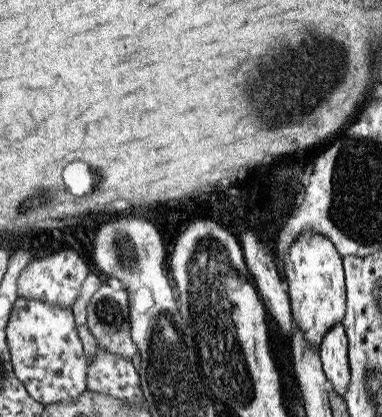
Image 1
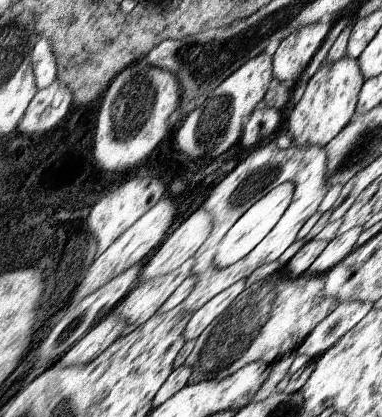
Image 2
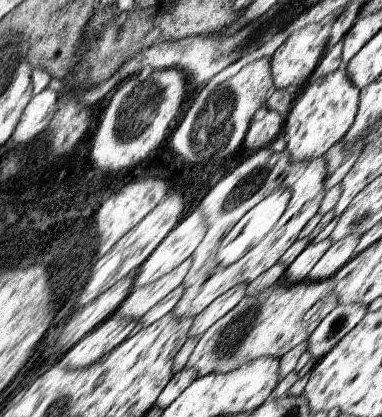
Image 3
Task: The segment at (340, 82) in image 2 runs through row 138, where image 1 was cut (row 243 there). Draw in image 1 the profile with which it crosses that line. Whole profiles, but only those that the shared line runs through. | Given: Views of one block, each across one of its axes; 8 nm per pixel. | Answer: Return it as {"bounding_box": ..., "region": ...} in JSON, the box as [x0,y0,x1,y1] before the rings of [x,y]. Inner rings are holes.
{"bounding_box":[283,230,347,348],"region":[[[309,230],[299,234],[291,246],[287,246],[287,254],[283,260],[283,276],[287,284],[287,296],[291,306],[291,318],[295,320],[301,336],[307,340],[311,348],[323,342],[323,336],[341,324],[347,310],[347,288],[345,288],[345,272],[343,258],[335,252],[331,240],[317,230]]]}

